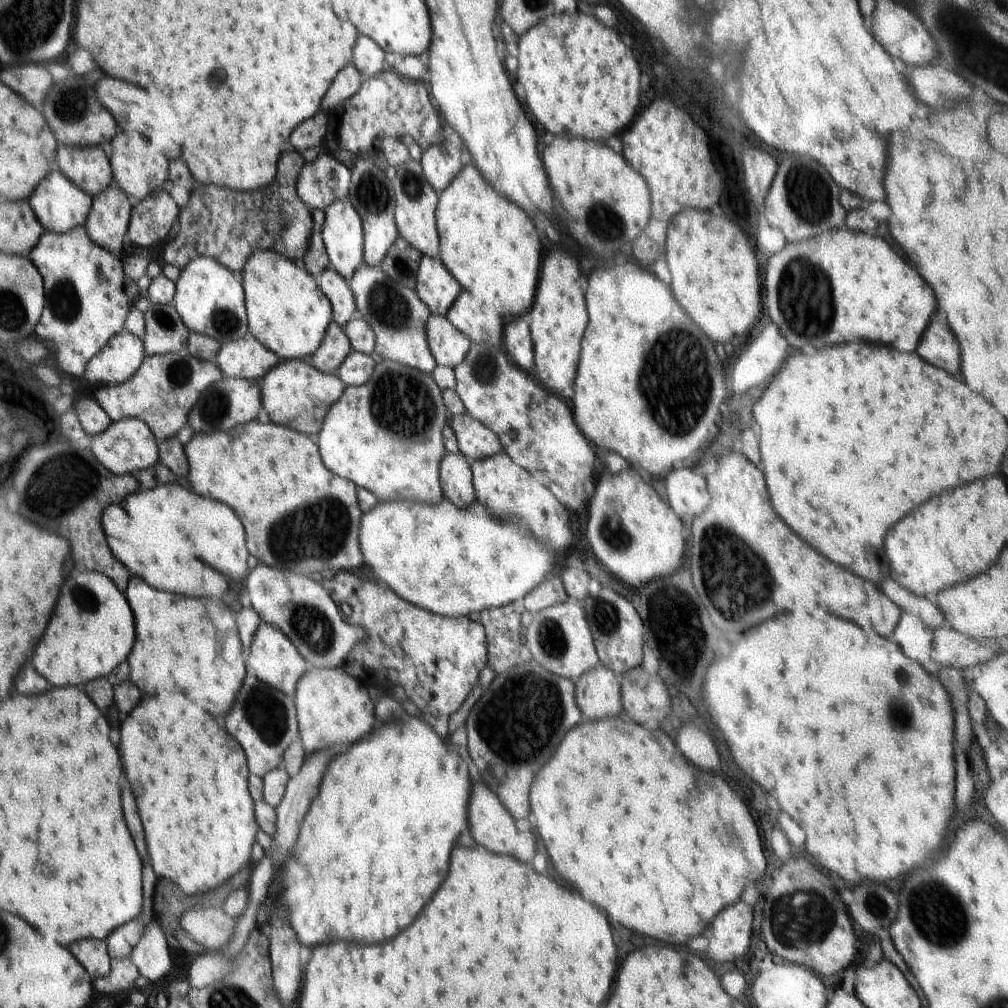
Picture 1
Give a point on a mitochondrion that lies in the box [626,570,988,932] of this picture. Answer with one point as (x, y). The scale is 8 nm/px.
(898, 710)

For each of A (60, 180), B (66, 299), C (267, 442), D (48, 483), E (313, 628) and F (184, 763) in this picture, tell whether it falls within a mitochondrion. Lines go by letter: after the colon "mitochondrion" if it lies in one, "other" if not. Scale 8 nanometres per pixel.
A: other
B: mitochondrion
C: other
D: mitochondrion
E: mitochondrion
F: other

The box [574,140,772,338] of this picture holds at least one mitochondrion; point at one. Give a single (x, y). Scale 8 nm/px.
(603, 219)

